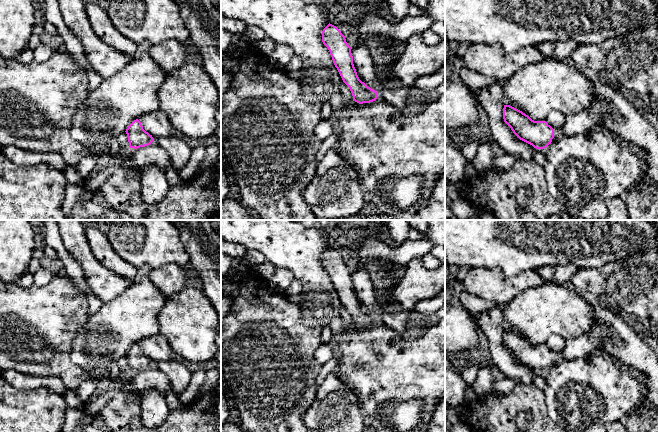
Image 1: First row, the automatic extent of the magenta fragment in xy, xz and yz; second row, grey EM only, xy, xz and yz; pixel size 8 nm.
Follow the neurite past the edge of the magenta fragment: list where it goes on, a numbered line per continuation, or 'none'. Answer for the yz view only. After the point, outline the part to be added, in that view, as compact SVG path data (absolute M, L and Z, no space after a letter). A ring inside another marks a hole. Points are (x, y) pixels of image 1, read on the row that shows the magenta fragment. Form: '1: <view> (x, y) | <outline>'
1: yz (582, 122) | M588 109L566 117L566 122L560 129L554 130L554 137L583 134L598 127L599 120Z

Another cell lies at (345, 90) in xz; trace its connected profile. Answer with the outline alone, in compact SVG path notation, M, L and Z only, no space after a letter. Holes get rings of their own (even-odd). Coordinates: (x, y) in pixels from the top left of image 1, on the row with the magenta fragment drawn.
M344 82L341 86L340 93L342 94L344 100L345 100L345 103L350 104L353 102L353 96L350 91L350 88Z

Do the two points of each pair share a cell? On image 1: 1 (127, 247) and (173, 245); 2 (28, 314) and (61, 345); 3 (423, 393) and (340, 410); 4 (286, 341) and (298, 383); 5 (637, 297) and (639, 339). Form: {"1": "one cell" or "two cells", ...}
{"1": "one cell", "2": "one cell", "3": "two cells", "4": "one cell", "5": "two cells"}

